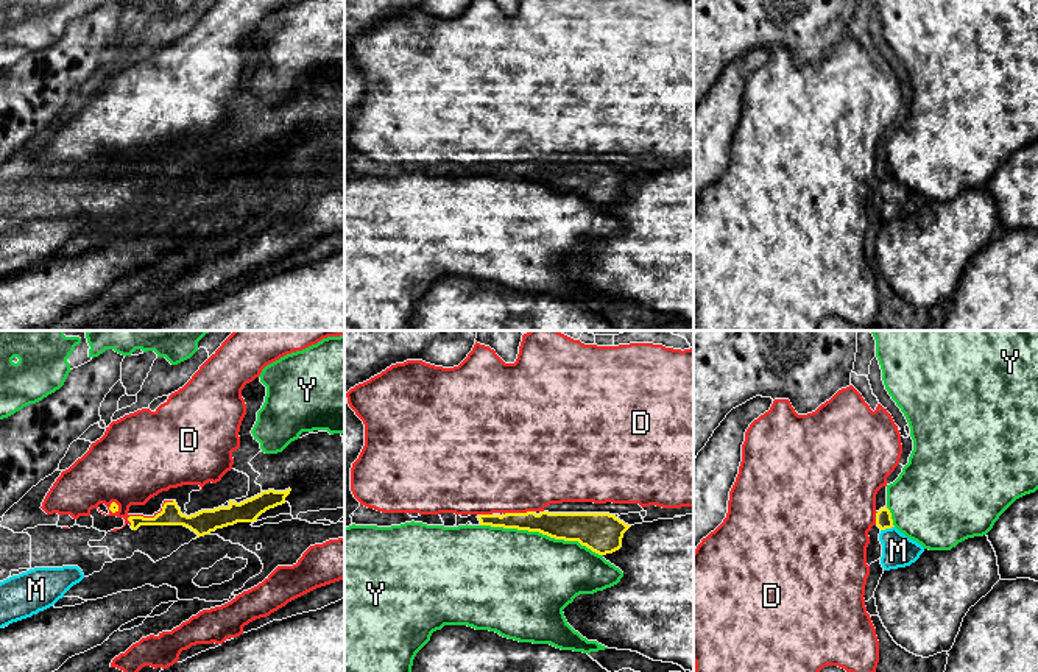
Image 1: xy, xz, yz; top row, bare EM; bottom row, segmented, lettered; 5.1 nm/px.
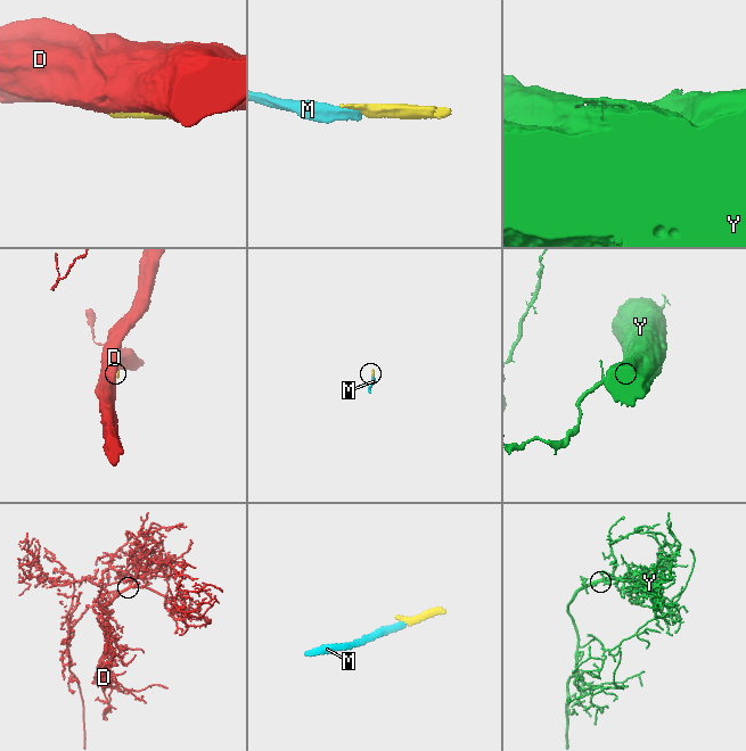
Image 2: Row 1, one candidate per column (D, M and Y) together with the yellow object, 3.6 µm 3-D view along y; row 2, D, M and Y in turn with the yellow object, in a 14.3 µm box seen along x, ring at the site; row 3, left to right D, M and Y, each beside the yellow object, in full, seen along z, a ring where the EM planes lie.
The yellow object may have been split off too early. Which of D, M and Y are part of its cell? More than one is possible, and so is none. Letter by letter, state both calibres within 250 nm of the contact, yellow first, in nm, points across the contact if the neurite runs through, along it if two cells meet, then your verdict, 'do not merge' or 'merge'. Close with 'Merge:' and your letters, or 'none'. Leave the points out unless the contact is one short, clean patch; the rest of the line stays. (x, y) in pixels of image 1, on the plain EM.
D: 120 nm thick on the yellow side, 320 nm on the other; do not merge
M: 80 nm thick on the yellow side, 170 nm on the other; runs through yz (884, 170), (887, 178), (898, 201); merge
Y: 180 nm thick on the yellow side, 480 nm on the other; do not merge
Merge: M

